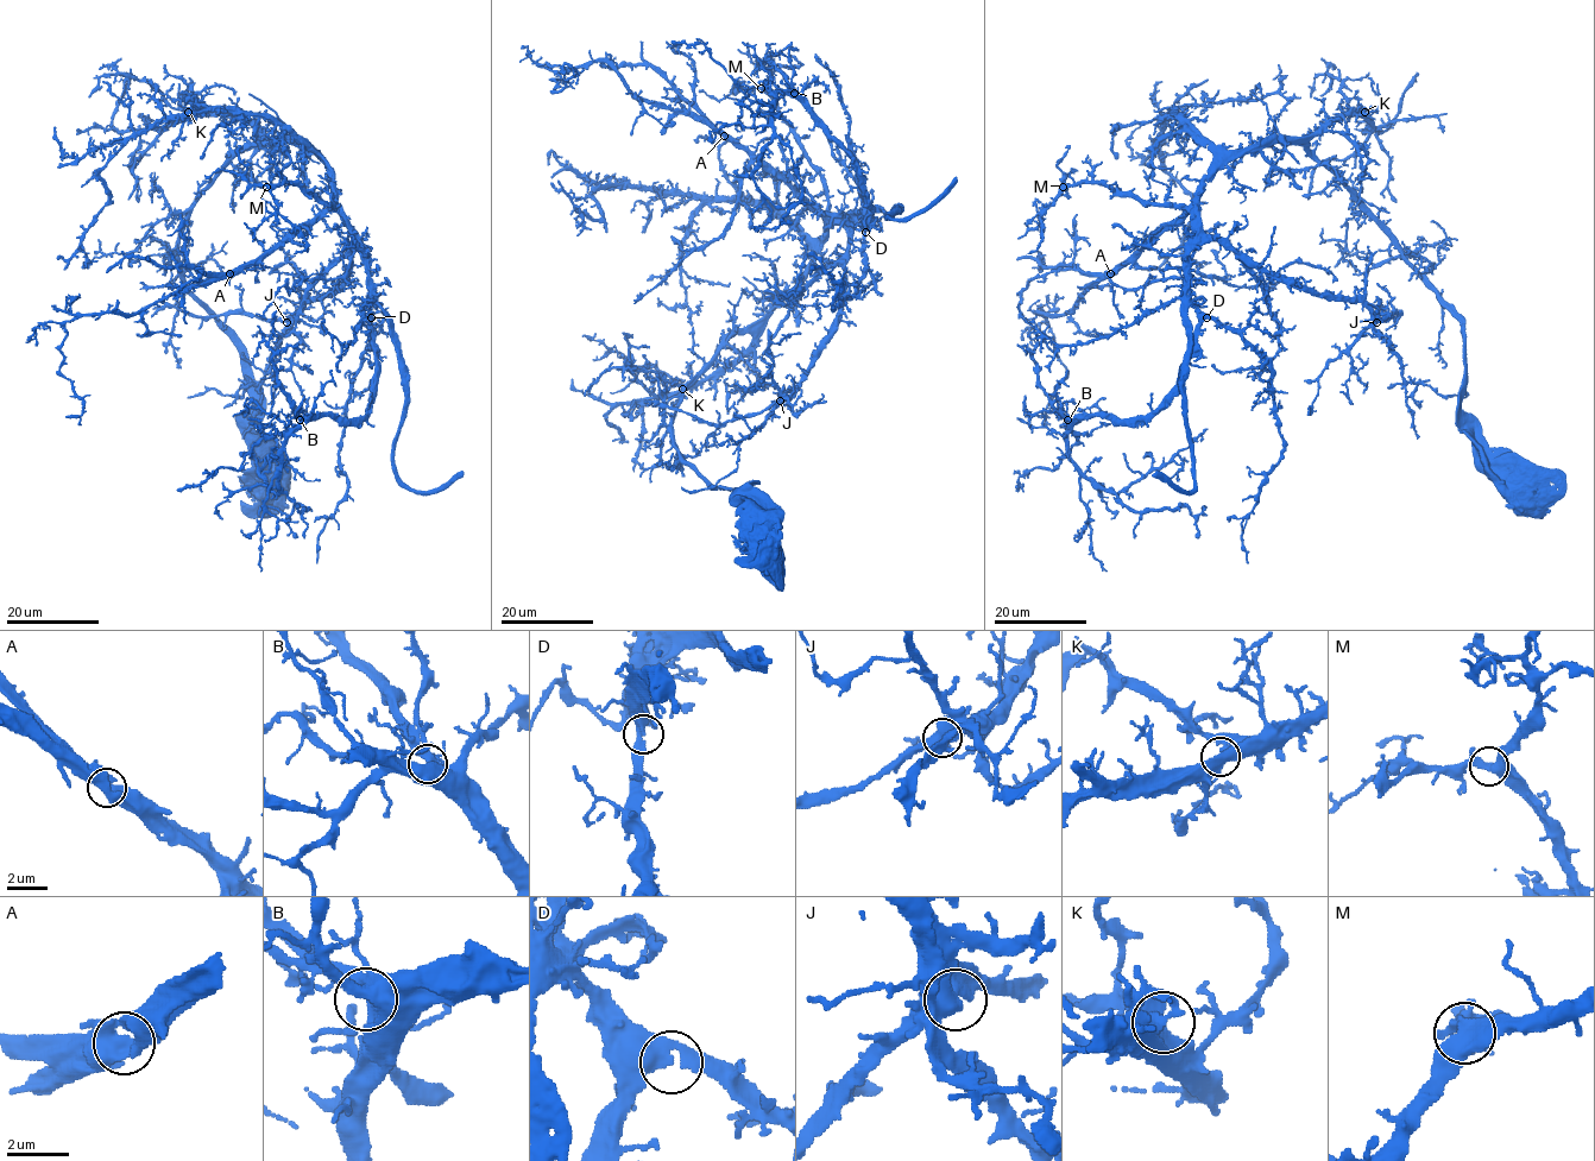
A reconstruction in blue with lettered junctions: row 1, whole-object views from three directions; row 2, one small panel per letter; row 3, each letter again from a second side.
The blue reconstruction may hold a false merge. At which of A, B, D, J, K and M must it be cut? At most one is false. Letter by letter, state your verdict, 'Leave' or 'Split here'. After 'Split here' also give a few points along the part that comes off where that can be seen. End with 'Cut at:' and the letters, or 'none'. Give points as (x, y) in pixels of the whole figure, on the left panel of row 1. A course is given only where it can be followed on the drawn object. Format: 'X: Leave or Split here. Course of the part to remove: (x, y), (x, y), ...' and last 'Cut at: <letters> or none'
A: Leave
B: Leave
D: Leave
J: Leave
K: Leave
M: Leave
Cut at: none

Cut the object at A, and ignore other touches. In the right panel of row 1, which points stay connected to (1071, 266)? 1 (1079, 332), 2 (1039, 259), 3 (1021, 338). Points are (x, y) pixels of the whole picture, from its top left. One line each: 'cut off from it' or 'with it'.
1: with it
2: with it
3: with it

